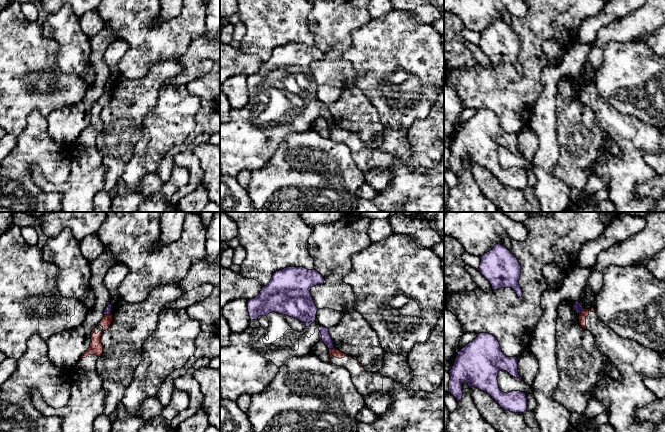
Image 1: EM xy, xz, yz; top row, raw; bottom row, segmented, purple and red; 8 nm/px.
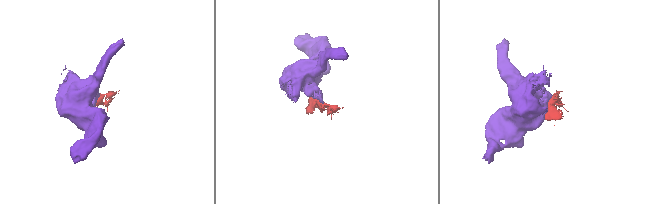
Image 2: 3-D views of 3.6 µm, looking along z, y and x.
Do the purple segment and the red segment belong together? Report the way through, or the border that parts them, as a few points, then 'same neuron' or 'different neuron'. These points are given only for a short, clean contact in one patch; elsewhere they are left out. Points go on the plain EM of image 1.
border along xy (111, 88), (104, 91); different neuron

